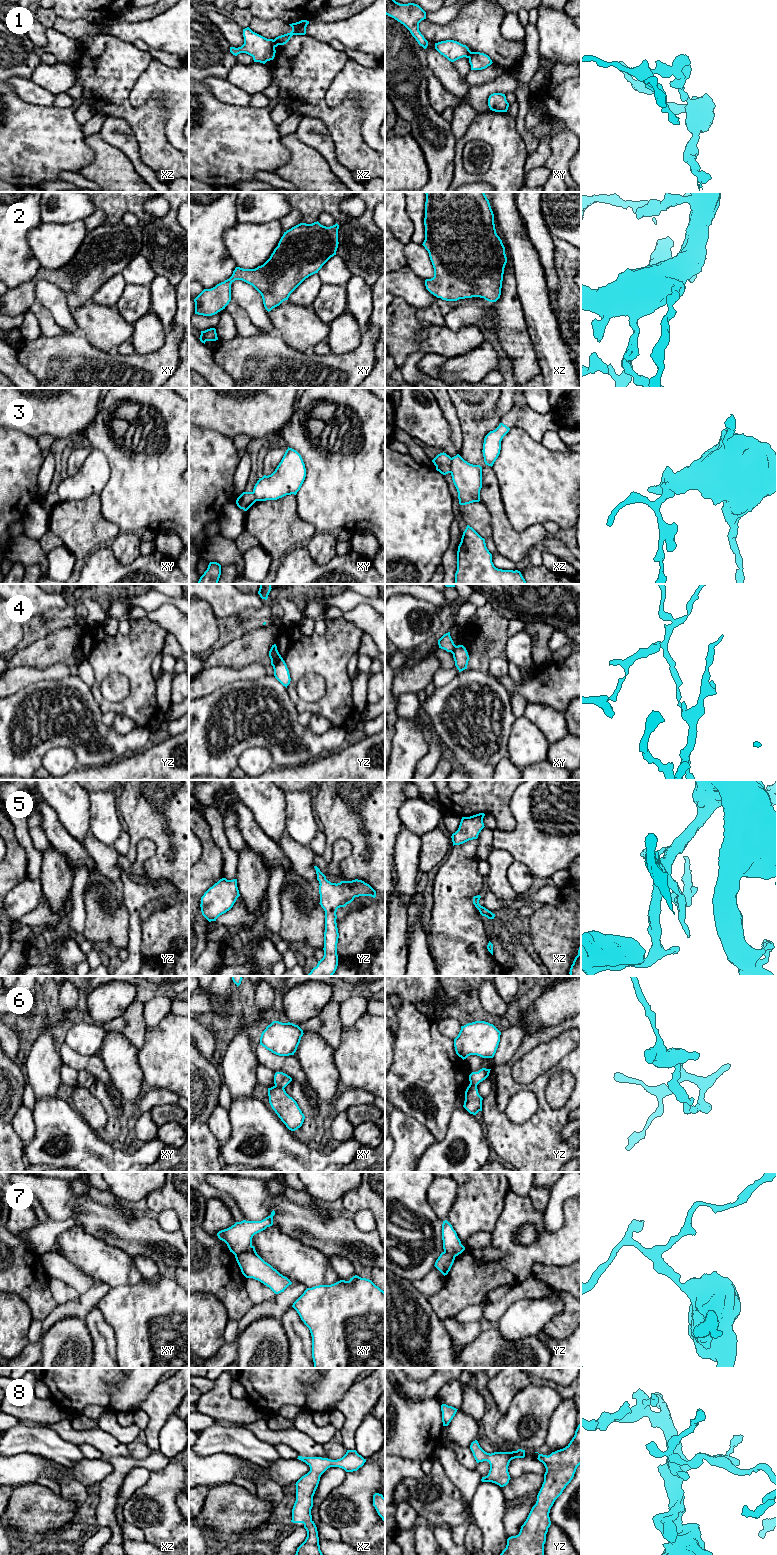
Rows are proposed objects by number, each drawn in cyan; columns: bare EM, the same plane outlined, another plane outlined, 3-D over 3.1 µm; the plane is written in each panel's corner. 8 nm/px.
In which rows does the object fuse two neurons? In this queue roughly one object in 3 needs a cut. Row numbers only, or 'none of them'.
1, 3, 4, 6, 7

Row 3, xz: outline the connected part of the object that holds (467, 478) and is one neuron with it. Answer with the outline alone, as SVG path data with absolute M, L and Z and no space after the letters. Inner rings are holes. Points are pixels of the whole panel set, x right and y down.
M459 454L451 458L450 473L460 505L480 501L482 467L465 461Z

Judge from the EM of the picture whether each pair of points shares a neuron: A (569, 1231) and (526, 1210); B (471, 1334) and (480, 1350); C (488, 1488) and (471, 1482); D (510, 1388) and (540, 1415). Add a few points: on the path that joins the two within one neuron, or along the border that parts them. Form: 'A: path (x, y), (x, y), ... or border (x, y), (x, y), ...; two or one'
A: path (557, 1237), (547, 1237), (540, 1230), (538, 1222); one
B: border (482, 1331), (461, 1351); two
C: border (481, 1481), (470, 1506); two
D: border (538, 1384), (521, 1389), (505, 1414); two

